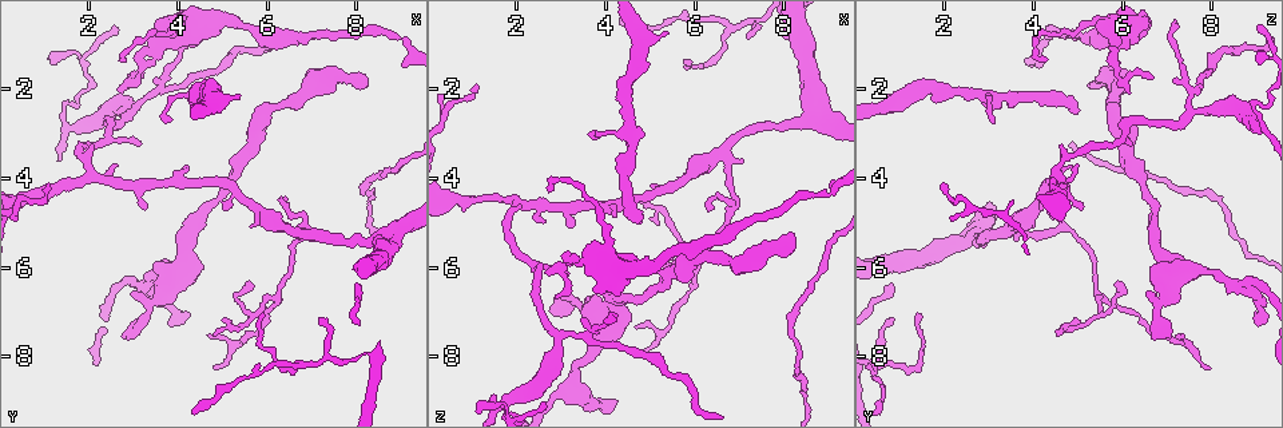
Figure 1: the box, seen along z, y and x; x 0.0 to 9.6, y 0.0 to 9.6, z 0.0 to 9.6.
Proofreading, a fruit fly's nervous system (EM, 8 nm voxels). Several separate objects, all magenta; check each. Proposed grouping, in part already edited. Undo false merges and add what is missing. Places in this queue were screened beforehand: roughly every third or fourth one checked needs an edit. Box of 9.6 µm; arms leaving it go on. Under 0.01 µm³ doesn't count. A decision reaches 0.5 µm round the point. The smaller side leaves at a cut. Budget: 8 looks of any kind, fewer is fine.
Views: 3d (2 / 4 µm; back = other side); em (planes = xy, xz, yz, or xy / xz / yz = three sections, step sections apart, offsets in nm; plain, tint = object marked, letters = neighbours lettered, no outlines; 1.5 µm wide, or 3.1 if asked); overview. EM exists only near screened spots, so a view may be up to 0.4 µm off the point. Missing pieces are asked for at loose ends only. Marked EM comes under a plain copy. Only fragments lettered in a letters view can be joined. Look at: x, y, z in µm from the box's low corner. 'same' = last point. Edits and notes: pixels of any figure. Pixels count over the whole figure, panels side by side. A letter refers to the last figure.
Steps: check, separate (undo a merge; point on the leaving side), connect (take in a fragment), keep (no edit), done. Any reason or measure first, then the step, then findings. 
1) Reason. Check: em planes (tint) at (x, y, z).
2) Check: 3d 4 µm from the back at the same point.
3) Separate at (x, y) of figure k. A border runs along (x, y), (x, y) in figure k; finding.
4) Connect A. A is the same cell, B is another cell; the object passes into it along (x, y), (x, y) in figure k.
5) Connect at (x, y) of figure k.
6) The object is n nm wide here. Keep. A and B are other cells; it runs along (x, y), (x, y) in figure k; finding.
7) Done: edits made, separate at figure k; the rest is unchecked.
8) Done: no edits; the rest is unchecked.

Free end. Check: em planes (letters) at (2.70, 2.10, 6.15).

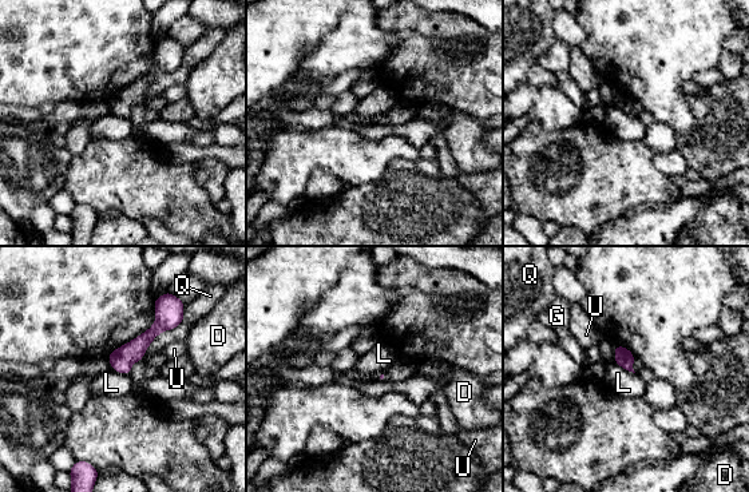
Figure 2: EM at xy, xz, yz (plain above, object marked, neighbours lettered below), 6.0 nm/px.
The longest contact is with L, 140 nm. Keep. D, G, L, Q and U are other cells; it runs along (170, 314), (115, 365) in figure 2; none of them fits.

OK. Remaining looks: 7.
An open end. Check: em planes (letters) at (4.80, 2.50, 4.95).

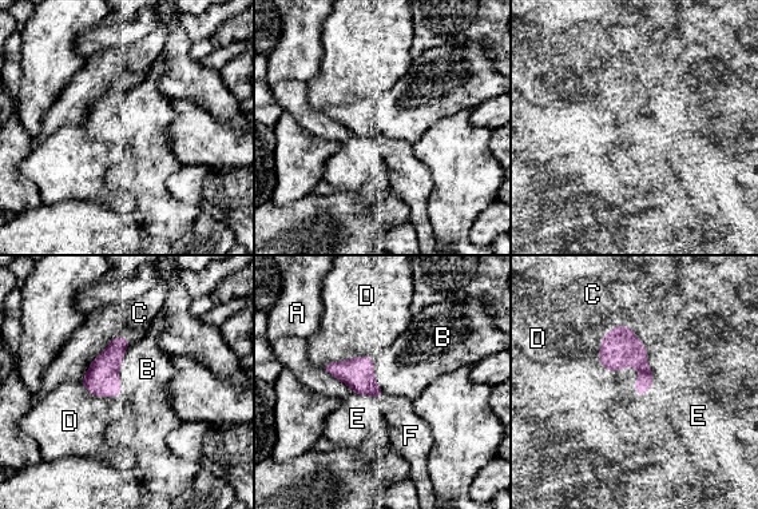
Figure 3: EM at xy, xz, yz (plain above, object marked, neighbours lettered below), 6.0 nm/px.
The object is 120 nm wide here. Connect at (133, 334) of figure 3. F is the same cell, A, B, C, D and E are other cells; the cell continues.

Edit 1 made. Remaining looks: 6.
Redraw. Check: overview.

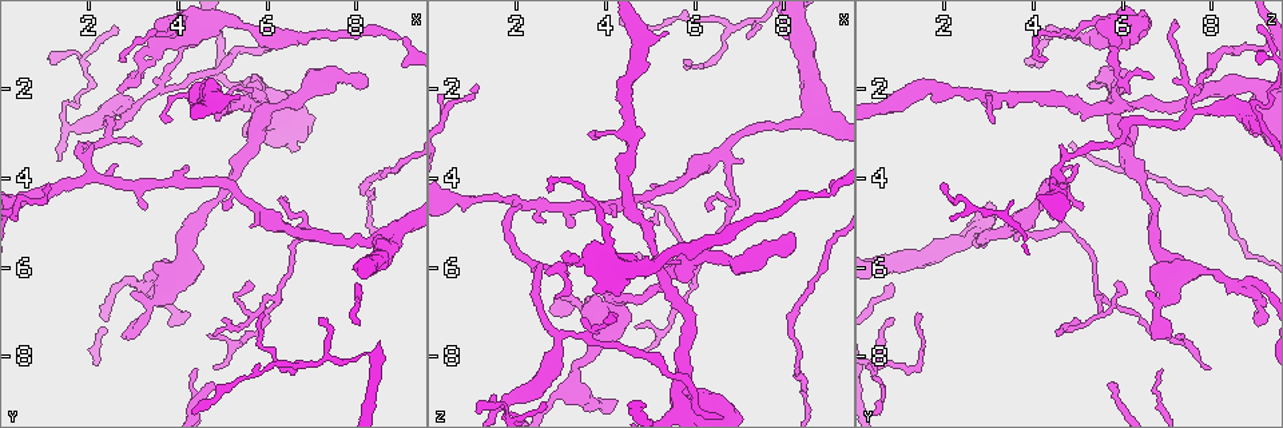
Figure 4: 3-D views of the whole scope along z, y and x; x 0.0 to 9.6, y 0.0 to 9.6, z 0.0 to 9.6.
Free end. Check: em planes (letters) at (2.75, 7.55, 6.85).

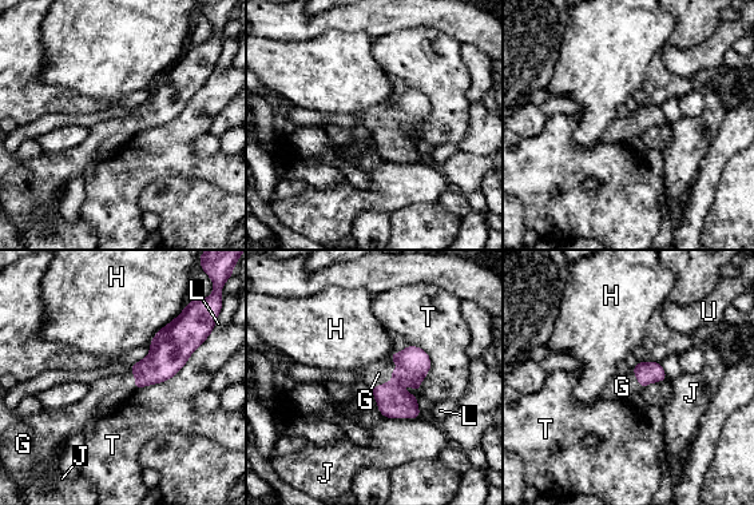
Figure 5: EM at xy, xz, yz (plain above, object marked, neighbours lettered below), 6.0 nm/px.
The longest contact is with T, 500 nm. Connect at (379, 373) of figure 5. G is the same cell, H, J, L, T and U are other cells; it goes on there.

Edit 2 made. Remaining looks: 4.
Done: edits made, connect at figure 3, connect at figure 5; the rest is unchecked.

